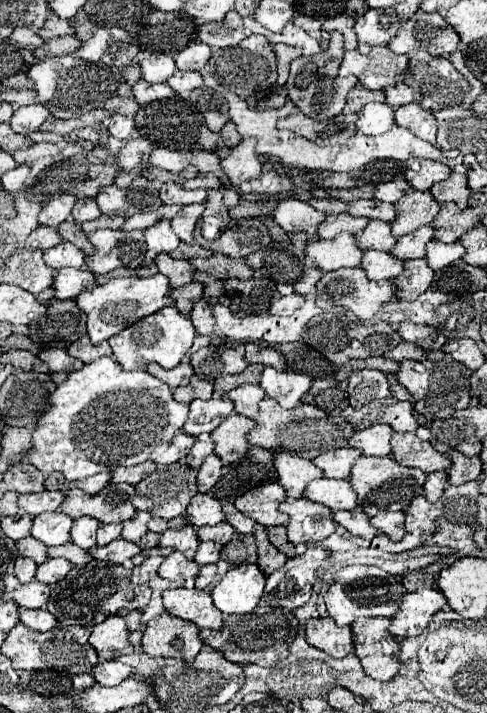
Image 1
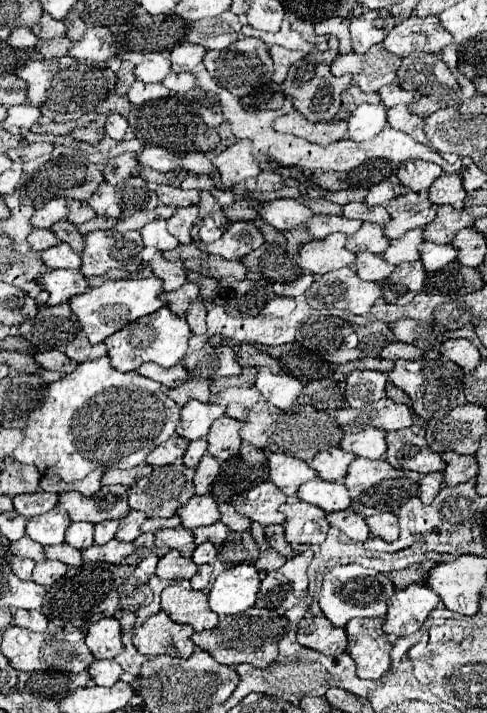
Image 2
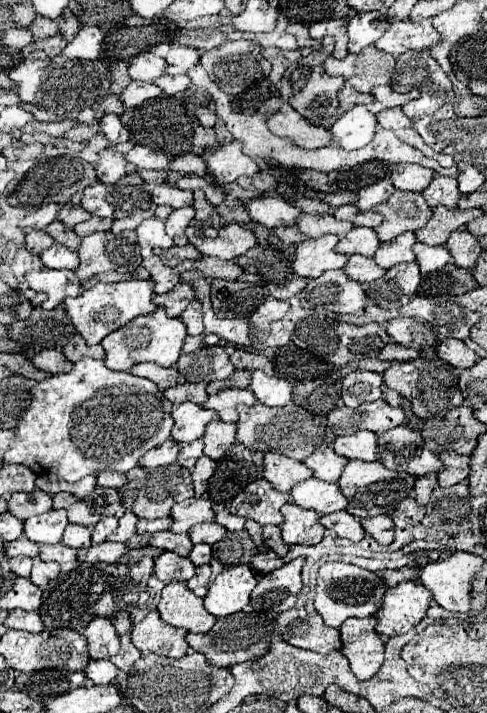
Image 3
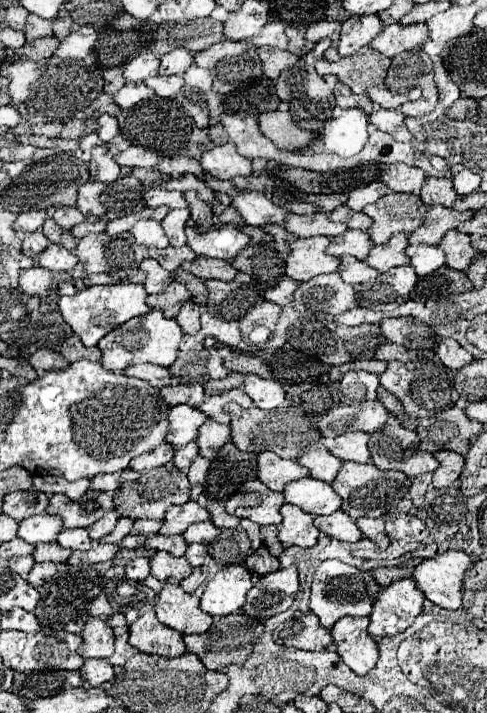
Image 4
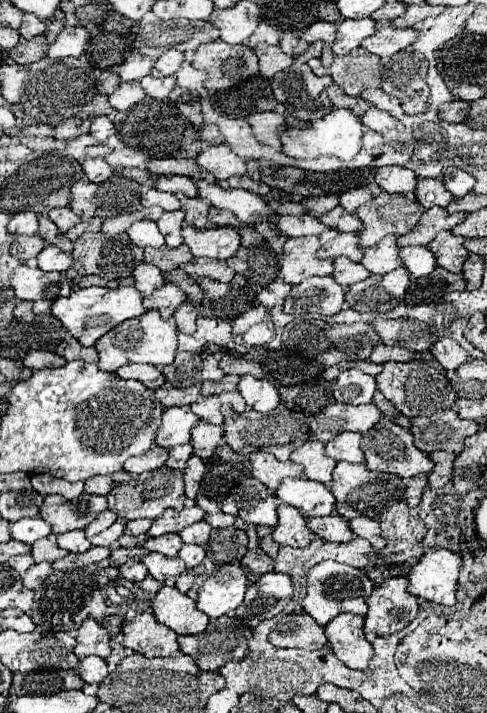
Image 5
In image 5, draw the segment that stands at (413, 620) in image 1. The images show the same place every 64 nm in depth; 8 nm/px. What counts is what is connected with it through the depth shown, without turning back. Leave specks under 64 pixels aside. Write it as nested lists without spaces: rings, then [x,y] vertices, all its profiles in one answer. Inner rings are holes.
[[[388,578],[366,598],[368,614],[364,632],[374,636],[390,636],[408,626],[418,614],[418,598],[408,592],[408,578]]]

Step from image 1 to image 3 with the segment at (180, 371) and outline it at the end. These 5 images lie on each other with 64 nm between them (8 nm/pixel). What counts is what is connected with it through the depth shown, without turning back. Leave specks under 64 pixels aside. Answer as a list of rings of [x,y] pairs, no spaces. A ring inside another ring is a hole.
[[[138,364],[130,372],[136,374],[136,376],[140,376],[140,378],[148,378],[148,380],[156,382],[162,390],[166,390],[170,386],[176,386],[180,382],[180,378],[182,378],[178,374],[178,370],[174,370],[174,368],[162,368],[158,364]]]

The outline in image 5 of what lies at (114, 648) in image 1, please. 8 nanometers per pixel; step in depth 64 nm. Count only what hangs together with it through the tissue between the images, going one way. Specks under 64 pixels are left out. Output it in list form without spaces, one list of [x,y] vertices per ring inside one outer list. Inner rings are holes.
[[[94,618],[84,620],[84,624],[76,632],[76,640],[78,640],[78,644],[74,648],[74,654],[78,658],[84,658],[84,656],[106,658],[112,652],[110,632],[100,622],[96,622]]]

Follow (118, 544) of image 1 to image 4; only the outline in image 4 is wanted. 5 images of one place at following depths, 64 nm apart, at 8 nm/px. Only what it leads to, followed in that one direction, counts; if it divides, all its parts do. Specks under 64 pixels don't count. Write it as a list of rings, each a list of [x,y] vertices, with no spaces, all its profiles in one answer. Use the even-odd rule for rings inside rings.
[[[96,544],[96,546],[92,546],[92,548],[84,554],[82,562],[94,564],[94,562],[112,560],[112,558],[118,554],[118,550],[120,550],[120,546],[116,546],[116,544]]]

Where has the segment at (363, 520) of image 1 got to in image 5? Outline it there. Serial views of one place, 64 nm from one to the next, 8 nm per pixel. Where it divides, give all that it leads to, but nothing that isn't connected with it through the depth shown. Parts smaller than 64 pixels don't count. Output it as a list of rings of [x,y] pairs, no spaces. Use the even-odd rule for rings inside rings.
[[[340,514],[310,518],[306,524],[316,536],[320,536],[328,542],[350,542],[356,538],[356,534],[350,534],[348,520],[342,518]]]

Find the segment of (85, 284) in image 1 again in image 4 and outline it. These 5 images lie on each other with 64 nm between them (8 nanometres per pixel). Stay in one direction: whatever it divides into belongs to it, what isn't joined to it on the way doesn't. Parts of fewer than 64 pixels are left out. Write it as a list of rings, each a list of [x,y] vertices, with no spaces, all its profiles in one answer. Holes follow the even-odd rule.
[[[40,266],[20,272],[20,286],[22,286],[24,294],[42,298],[40,312],[56,310],[58,298],[64,294],[74,296],[76,294],[74,282],[76,280],[70,272],[52,272],[52,270],[40,268]]]

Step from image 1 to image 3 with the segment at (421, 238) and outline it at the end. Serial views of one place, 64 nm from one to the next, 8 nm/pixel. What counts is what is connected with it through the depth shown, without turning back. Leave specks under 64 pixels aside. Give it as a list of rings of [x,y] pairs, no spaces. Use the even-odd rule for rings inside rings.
[[[414,232],[400,234],[392,242],[384,242],[378,248],[378,252],[374,254],[374,260],[382,268],[392,268],[394,264],[400,264],[400,262],[414,262],[416,260],[414,252],[412,252],[414,244],[416,244],[416,234]]]

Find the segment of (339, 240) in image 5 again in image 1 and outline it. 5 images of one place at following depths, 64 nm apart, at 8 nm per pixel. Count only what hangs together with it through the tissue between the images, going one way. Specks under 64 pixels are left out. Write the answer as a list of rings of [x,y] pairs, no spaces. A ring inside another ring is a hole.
[[[370,220],[364,232],[358,236],[358,246],[362,250],[392,250],[396,238],[392,236],[390,224],[382,220]]]

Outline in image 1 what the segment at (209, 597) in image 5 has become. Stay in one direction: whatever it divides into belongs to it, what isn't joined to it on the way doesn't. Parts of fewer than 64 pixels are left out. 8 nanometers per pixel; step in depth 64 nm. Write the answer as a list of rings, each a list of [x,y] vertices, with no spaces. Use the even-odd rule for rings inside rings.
[[[240,564],[228,570],[212,590],[214,606],[222,614],[250,614],[262,600],[266,576],[256,564]]]

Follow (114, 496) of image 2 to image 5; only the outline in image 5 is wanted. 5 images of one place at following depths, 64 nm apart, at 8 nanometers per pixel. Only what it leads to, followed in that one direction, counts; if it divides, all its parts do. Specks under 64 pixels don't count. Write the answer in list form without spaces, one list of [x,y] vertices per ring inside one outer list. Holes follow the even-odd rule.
[[[84,492],[76,500],[62,496],[46,496],[40,516],[52,524],[54,534],[86,528],[102,510],[108,508],[106,496]]]

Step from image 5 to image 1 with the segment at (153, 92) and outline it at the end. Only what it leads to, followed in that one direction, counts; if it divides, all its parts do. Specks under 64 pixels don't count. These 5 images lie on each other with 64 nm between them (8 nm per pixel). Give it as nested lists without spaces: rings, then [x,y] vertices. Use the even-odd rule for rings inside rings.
[[[176,72],[168,84],[176,90],[176,92],[190,92],[198,86],[202,86],[204,82],[204,76],[200,72]]]

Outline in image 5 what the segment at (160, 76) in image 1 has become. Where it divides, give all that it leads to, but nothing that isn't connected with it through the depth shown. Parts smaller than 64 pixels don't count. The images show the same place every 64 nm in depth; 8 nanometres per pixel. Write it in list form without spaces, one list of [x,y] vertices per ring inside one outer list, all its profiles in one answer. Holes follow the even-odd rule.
[[[130,52],[128,58],[116,68],[120,74],[120,80],[142,80],[144,76],[148,76],[154,68],[154,60],[150,56],[138,54],[138,52]]]

